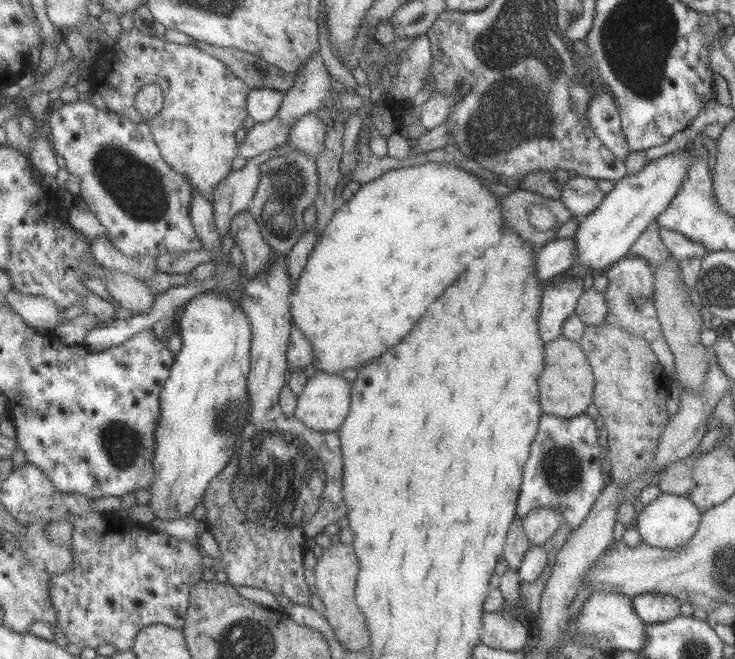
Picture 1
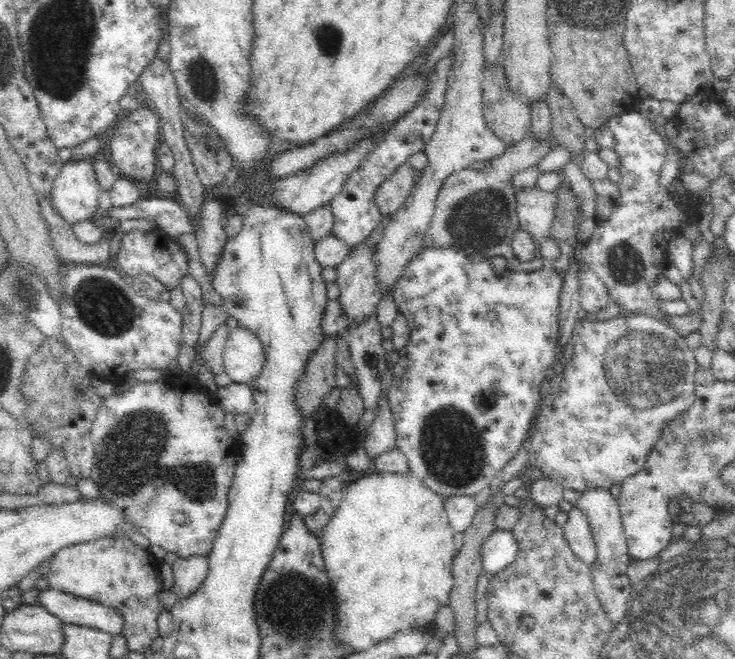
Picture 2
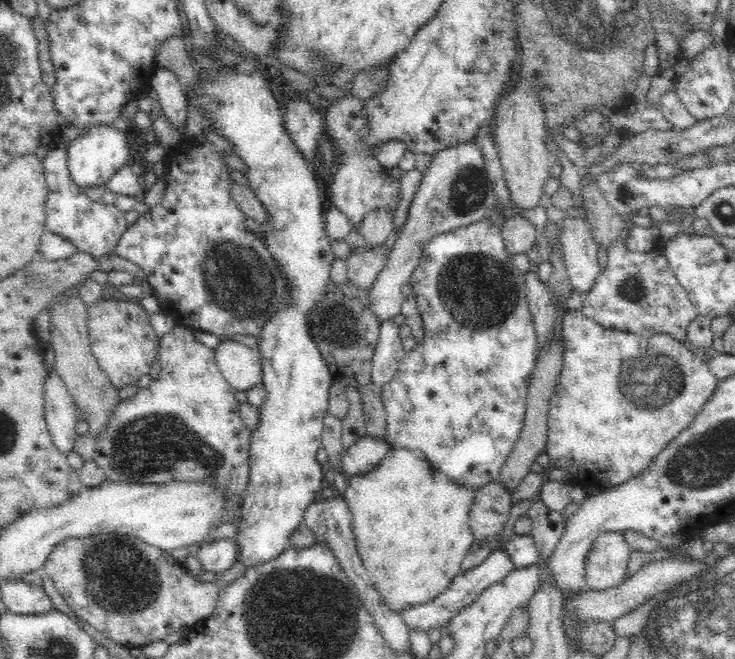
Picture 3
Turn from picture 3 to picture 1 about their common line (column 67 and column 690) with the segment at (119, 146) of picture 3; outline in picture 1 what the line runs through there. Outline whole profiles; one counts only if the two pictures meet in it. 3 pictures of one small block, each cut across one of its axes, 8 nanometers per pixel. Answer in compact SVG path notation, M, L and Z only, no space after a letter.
M688 145L646 163L637 174L627 174L614 182L599 206L580 222L579 231L574 236L577 242L577 264L597 270L623 259L635 239L650 226L651 221L655 220L677 193L677 188L687 175L690 160L691 148Z

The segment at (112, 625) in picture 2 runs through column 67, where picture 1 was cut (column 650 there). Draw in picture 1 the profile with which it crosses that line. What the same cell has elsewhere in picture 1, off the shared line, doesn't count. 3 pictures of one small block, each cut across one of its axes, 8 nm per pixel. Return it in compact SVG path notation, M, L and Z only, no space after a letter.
M645 593L631 597L635 612L645 624L660 623L679 615L679 601L671 595Z

